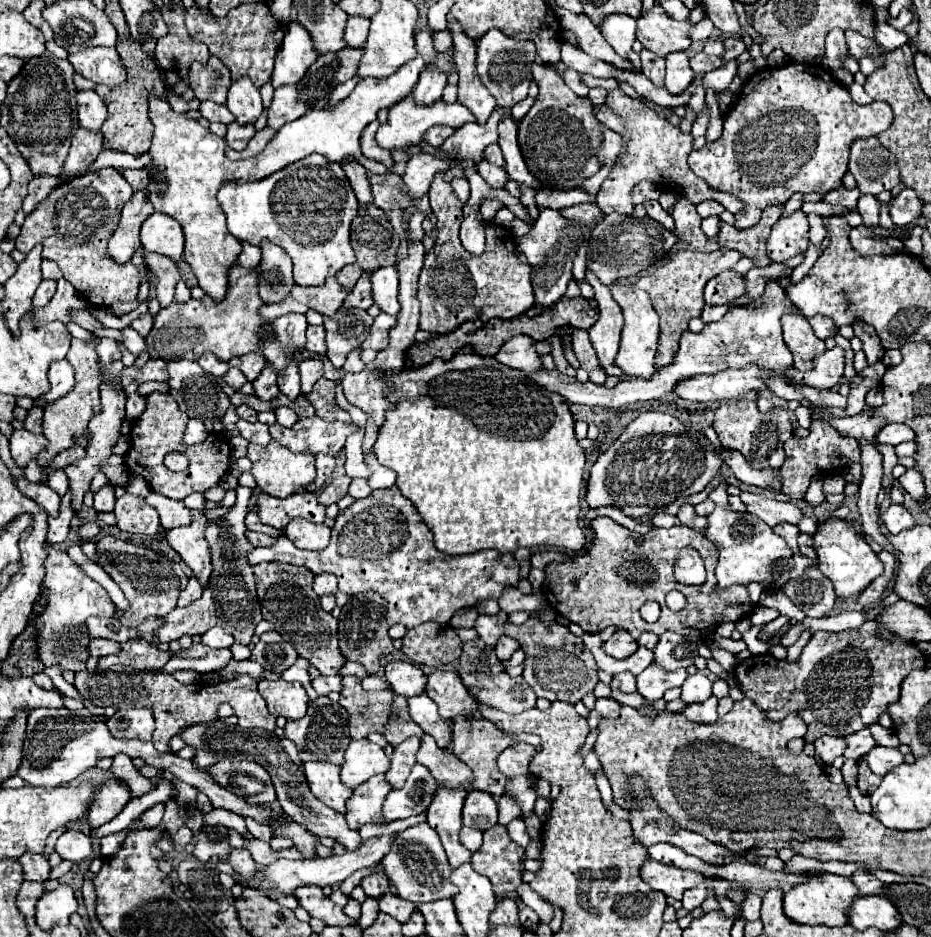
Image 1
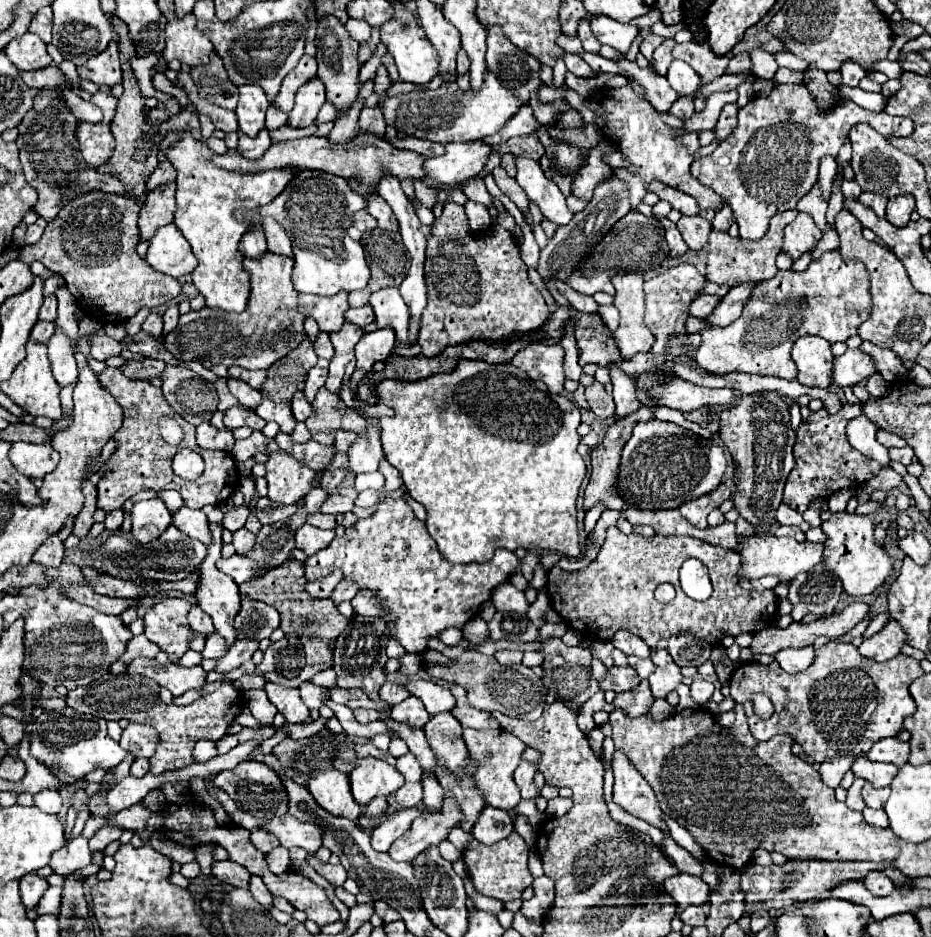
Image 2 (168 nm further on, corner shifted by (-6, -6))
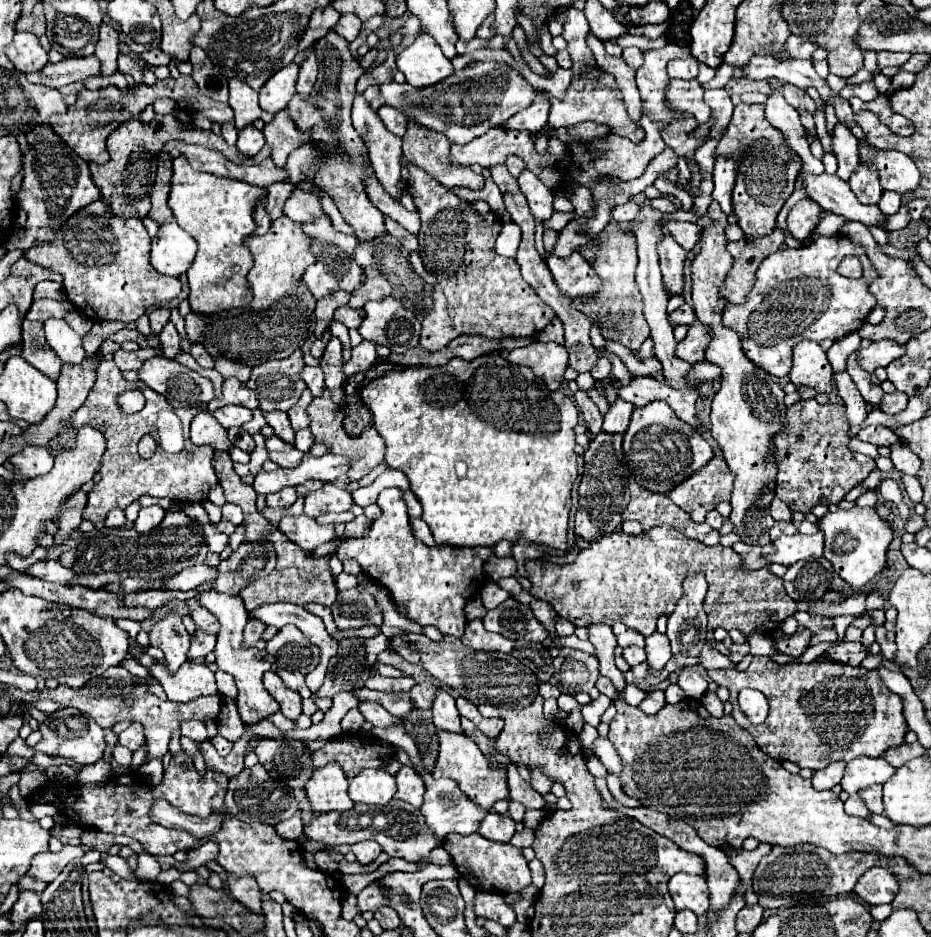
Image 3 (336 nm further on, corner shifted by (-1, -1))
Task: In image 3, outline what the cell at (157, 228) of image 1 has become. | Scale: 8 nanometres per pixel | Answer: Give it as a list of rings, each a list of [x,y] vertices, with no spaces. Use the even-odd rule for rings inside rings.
[[[170,221],[168,225],[162,225],[158,229],[158,235],[152,239],[150,263],[162,275],[172,275],[172,277],[184,275],[190,269],[194,257],[196,257],[196,241],[176,221]]]

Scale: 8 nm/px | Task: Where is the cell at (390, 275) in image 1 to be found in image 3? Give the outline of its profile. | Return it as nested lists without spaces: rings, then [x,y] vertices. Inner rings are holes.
[[[392,297],[384,301],[368,301],[364,311],[366,319],[358,329],[364,339],[376,341],[392,353],[404,353],[418,345],[420,319],[410,309],[404,309],[402,301]]]

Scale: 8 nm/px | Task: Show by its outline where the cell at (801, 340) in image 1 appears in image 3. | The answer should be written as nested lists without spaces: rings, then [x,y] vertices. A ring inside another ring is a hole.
[[[800,341],[794,347],[794,365],[790,369],[794,385],[806,385],[816,393],[832,391],[832,367],[816,341]]]

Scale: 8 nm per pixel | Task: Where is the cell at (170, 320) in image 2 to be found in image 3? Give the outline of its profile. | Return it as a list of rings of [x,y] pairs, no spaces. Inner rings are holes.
[[[172,321],[162,329],[162,333],[158,335],[160,337],[160,343],[162,343],[162,355],[166,357],[166,359],[174,359],[176,355],[180,355],[180,335],[178,335],[178,331],[174,329],[174,325],[172,325]]]

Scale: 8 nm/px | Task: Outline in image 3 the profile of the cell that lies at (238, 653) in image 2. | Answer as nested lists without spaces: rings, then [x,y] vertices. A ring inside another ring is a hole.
[[[248,619],[246,623],[246,629],[244,629],[244,645],[246,647],[252,647],[264,633],[264,623],[262,621],[256,621],[256,619]]]

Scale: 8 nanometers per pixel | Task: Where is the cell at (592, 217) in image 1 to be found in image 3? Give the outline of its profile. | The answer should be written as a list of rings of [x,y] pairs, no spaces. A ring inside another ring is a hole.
[[[524,169],[522,175],[518,177],[518,185],[520,185],[520,191],[524,193],[524,197],[528,199],[532,215],[538,221],[550,219],[552,213],[554,213],[554,209],[552,209],[552,203],[554,203],[552,191],[528,169]]]

